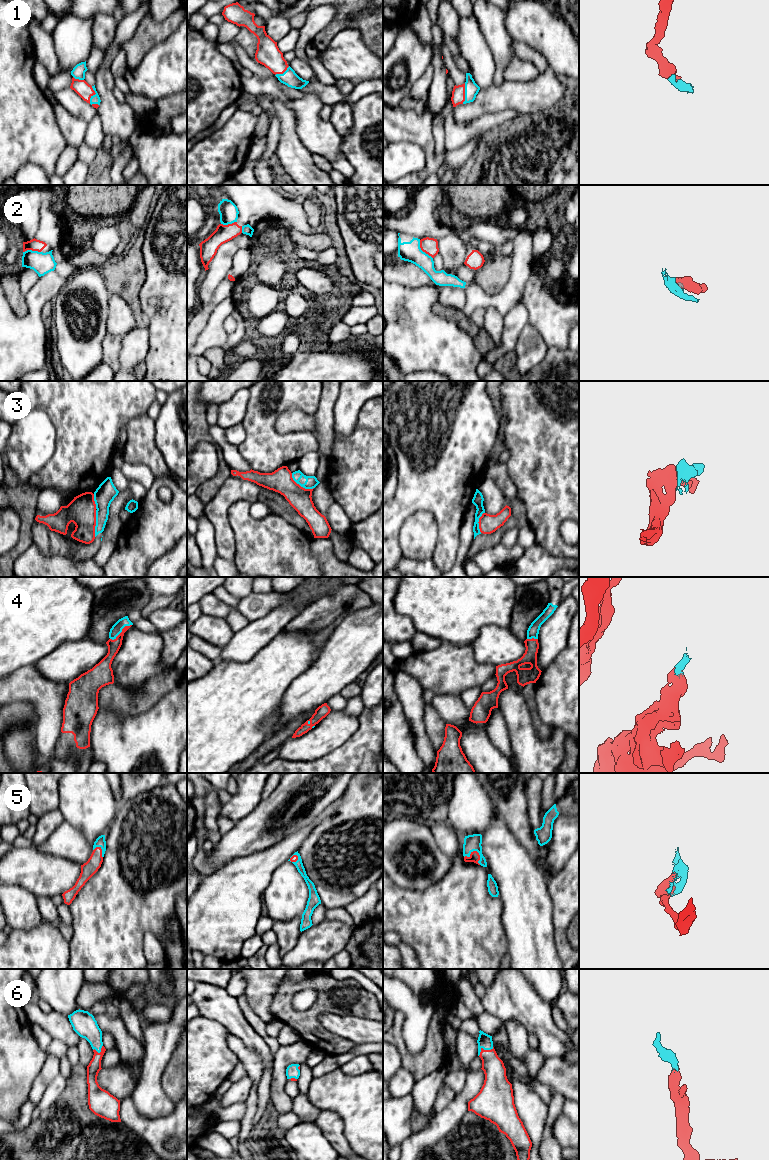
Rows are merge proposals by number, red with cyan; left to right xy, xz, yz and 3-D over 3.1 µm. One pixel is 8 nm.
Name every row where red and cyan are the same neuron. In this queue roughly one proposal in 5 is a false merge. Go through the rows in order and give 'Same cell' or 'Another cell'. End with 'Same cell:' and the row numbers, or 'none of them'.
1: Same cell
2: Another cell
3: Another cell
4: Same cell
5: Same cell
6: Same cell
Same cell: 1, 4, 5, 6

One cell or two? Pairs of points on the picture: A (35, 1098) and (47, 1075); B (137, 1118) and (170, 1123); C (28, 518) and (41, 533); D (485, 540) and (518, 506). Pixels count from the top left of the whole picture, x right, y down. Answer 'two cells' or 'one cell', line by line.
A: one cell
B: one cell
C: two cells
D: one cell

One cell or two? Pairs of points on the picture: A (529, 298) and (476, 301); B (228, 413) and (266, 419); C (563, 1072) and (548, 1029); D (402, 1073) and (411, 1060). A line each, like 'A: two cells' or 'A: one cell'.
A: two cells
B: two cells
C: two cells
D: two cells

